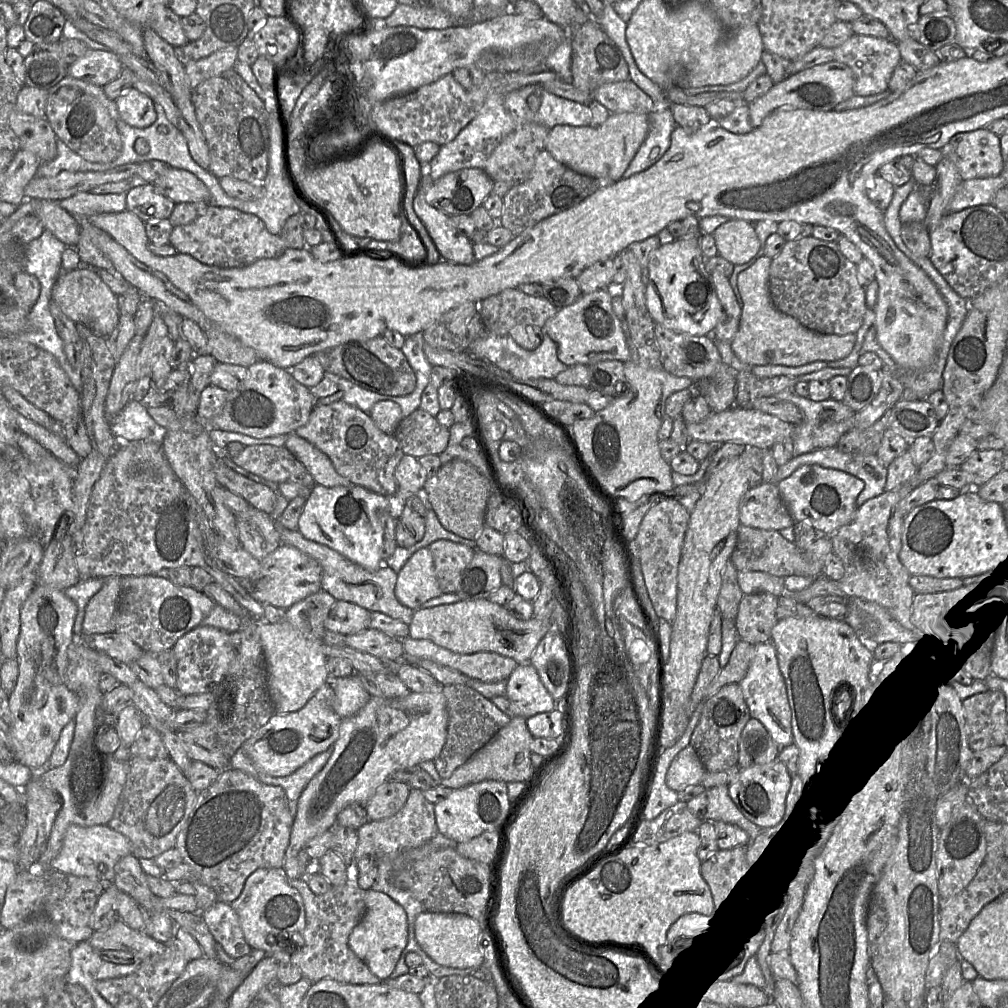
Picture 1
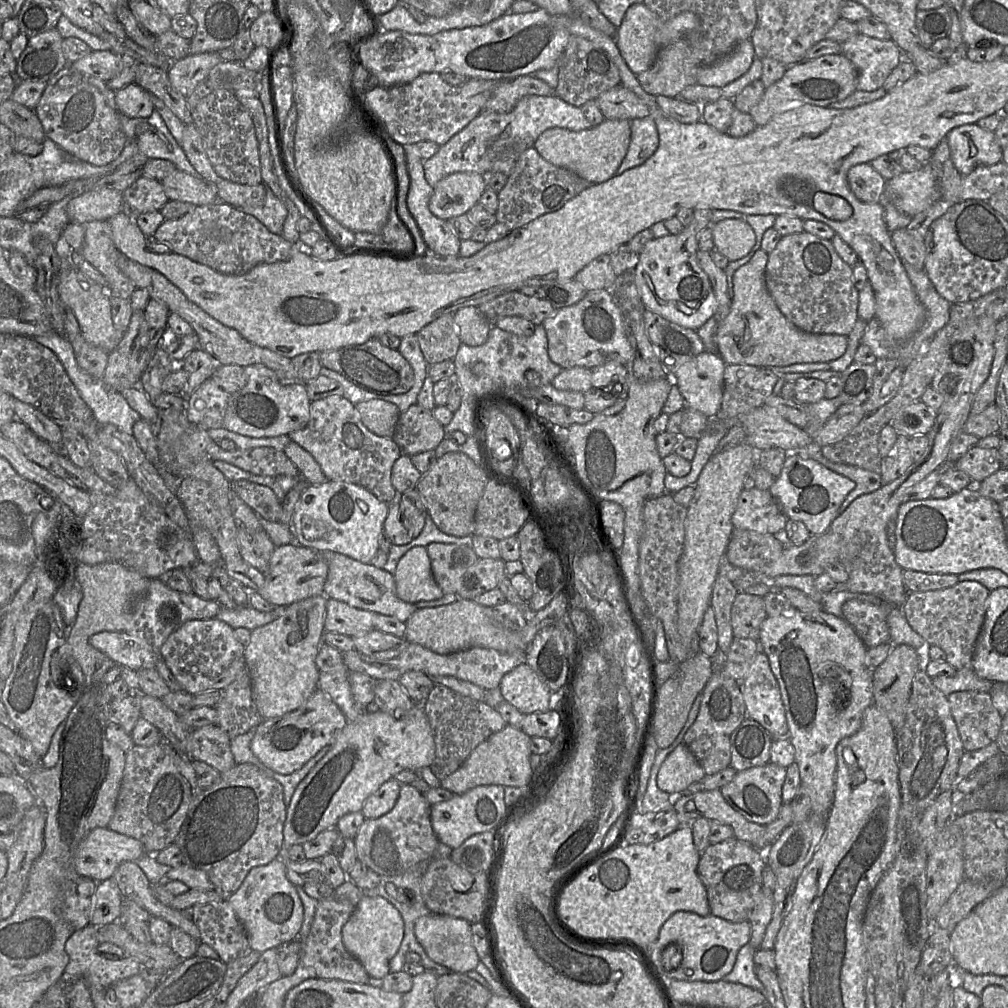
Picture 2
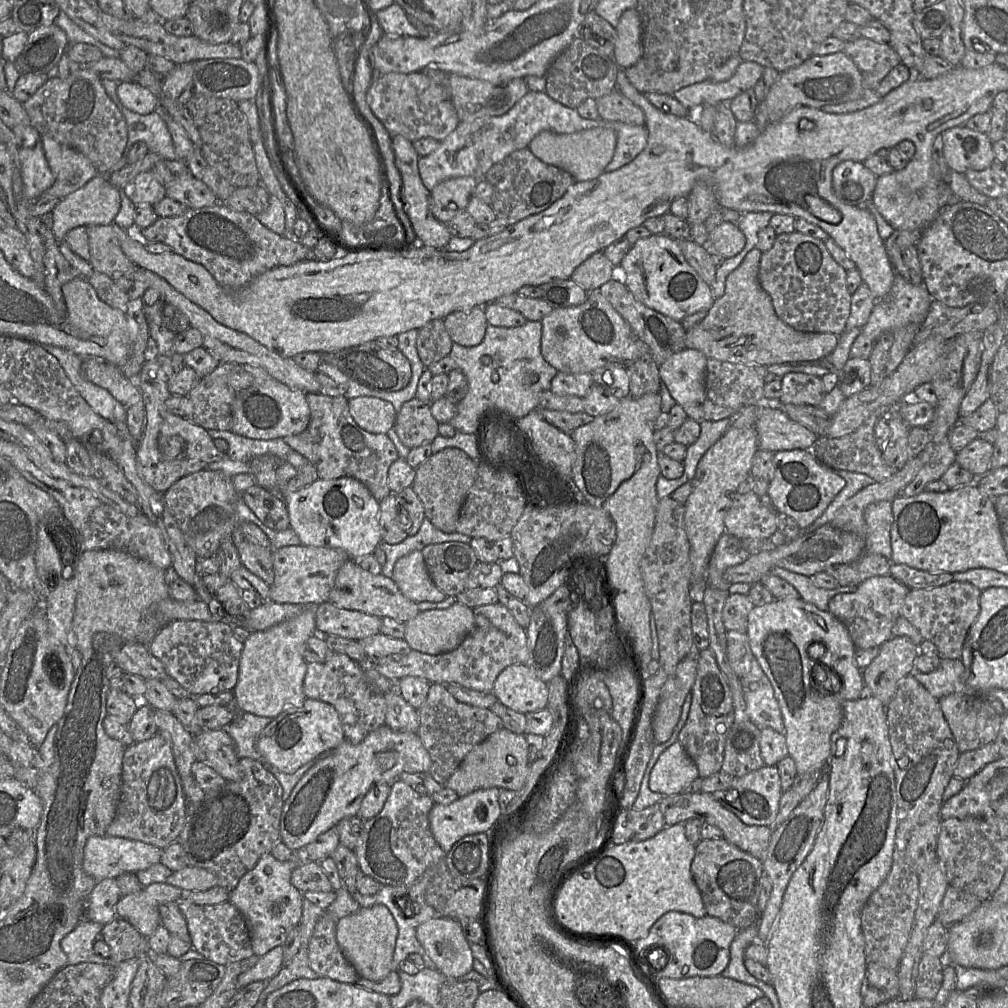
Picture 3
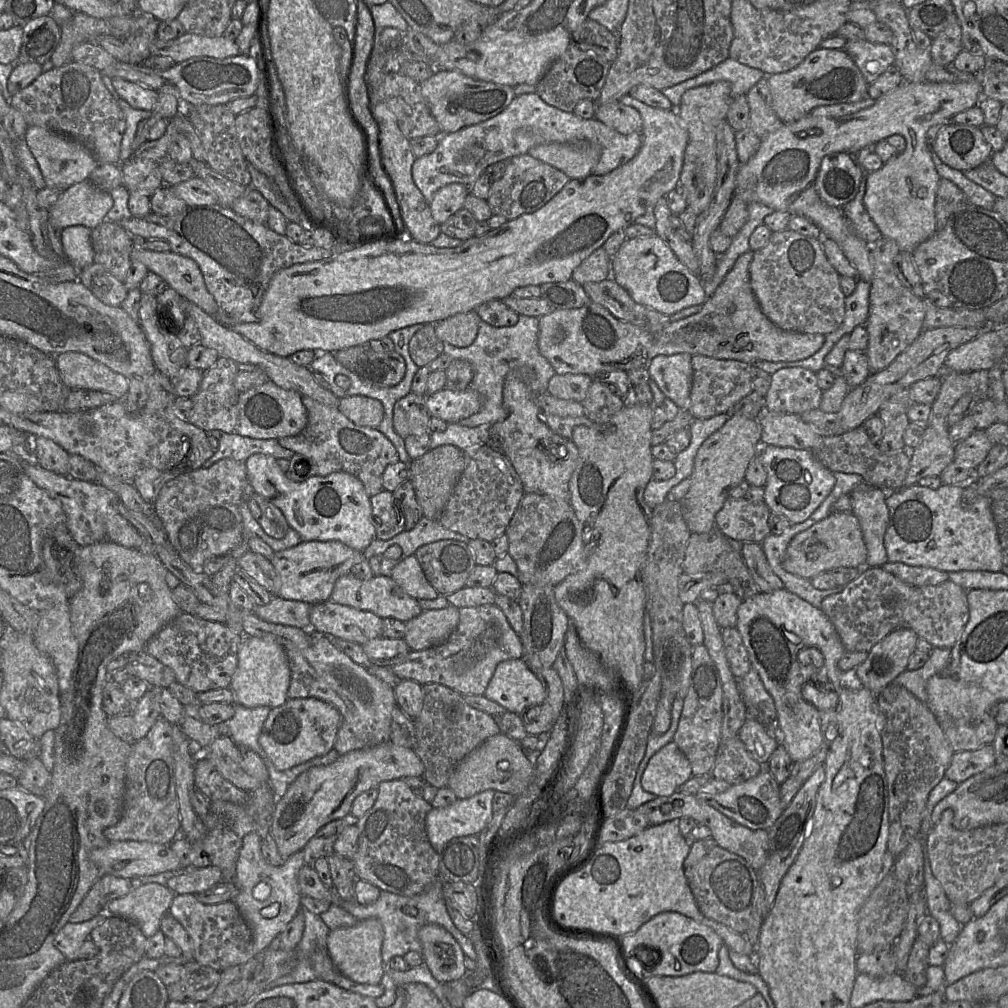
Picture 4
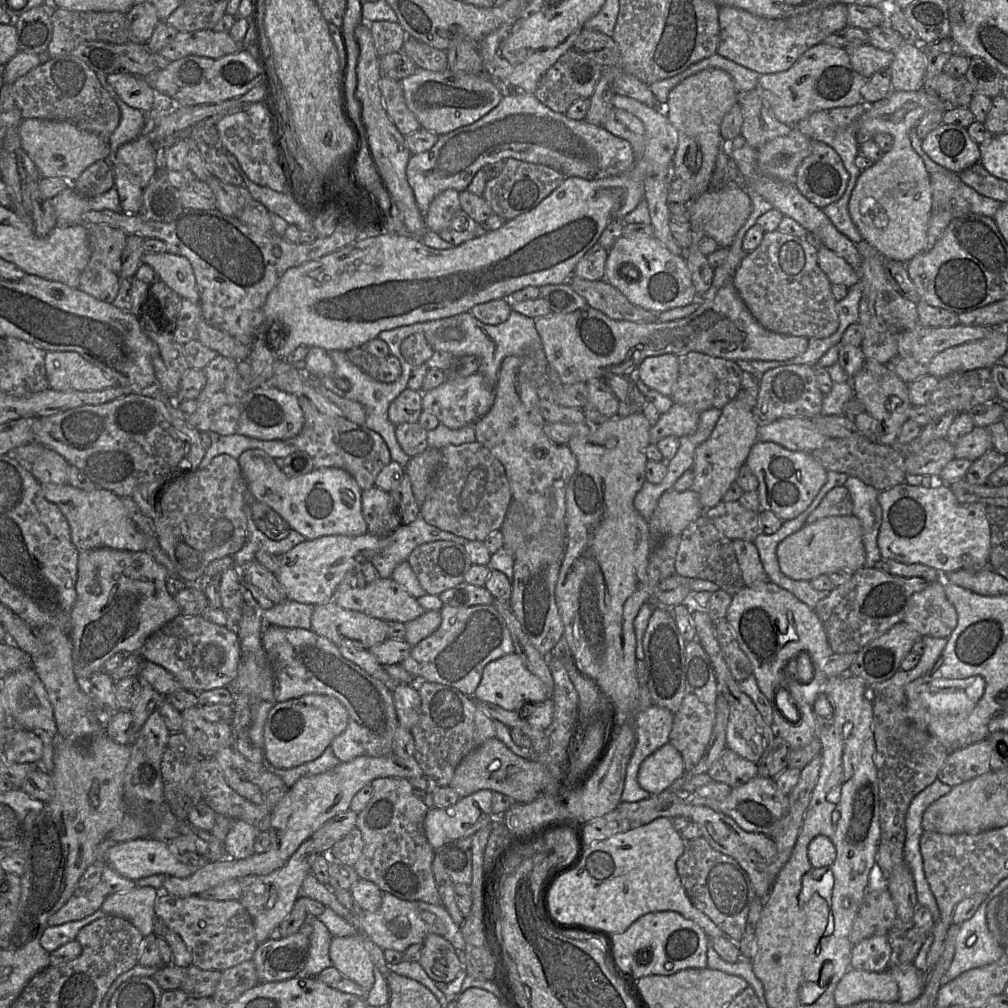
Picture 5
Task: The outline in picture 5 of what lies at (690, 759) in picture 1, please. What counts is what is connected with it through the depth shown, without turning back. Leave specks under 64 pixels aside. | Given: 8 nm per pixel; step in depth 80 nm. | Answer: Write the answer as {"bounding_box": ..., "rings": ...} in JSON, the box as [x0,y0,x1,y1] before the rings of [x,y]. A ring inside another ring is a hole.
{"bounding_box":[637,743,685,795],"rings":[[[667,743],[642,762],[637,781],[650,795],[658,795],[668,790],[685,774],[680,752],[671,743]]]}

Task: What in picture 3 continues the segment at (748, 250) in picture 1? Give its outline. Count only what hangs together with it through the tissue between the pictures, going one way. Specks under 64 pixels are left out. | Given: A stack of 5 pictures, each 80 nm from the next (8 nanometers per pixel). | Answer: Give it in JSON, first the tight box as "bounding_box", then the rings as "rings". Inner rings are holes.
{"bounding_box":[707,221,745,259],"rings":[[[723,221],[709,234],[707,249],[727,259],[741,252],[745,243],[745,236],[737,224]]]}

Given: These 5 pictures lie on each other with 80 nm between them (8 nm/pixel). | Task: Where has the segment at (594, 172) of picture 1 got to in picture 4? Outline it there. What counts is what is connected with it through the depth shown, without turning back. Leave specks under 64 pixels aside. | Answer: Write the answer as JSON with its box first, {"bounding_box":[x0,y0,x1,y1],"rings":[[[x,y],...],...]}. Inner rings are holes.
{"bounding_box":[530,143,601,179],"rings":[[[549,143],[532,147],[530,156],[565,173],[570,179],[592,175],[592,169],[601,157],[601,146],[596,143]]]}

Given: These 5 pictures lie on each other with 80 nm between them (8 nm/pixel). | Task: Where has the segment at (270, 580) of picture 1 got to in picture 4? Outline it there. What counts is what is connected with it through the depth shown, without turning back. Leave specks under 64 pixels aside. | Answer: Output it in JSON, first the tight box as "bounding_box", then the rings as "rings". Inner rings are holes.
{"bounding_box":[272,541,365,605],"rings":[[[339,541],[302,542],[292,548],[275,552],[272,564],[279,580],[277,596],[312,605],[330,601],[334,584],[339,577],[350,573],[354,564],[365,559],[362,552]]]}

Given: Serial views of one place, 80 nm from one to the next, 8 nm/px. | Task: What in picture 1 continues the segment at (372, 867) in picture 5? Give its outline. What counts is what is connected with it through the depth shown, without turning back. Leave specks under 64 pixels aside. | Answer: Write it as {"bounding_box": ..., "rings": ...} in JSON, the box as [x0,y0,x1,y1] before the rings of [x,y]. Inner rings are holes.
{"bounding_box":[355,789,437,859],"rings":[[[411,789],[406,803],[395,815],[379,821],[367,821],[357,830],[358,845],[355,850],[355,859],[365,855],[395,858],[402,851],[422,846],[437,833],[435,821],[435,804],[429,802],[422,791]]]}

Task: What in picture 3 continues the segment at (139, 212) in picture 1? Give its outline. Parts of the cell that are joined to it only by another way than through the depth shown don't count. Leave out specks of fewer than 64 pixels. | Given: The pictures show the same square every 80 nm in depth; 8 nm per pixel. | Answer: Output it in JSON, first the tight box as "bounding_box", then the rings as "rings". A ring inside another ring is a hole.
{"bounding_box":[122,171,166,206],"rings":[[[151,171],[138,174],[122,190],[135,206],[140,204],[153,206],[166,196],[165,186],[154,177]]]}

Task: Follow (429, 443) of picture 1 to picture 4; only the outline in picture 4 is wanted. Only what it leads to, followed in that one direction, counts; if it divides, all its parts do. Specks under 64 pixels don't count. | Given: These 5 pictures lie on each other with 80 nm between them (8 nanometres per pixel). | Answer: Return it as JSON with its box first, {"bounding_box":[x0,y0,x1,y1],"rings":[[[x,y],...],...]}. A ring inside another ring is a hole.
{"bounding_box":[393,391,431,439],"rings":[[[412,391],[399,399],[393,407],[393,427],[403,439],[429,430],[431,415],[426,407],[426,396]]]}

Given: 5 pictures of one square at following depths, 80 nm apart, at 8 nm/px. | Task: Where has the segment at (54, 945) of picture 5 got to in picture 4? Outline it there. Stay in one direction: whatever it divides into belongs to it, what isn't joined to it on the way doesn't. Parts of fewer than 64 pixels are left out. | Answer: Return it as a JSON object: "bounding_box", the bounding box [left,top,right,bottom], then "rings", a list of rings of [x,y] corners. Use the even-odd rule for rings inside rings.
{"bounding_box":[55,912,109,961],"rings":[[[102,912],[88,921],[67,923],[55,936],[55,947],[64,954],[67,961],[75,961],[81,945],[90,938],[92,930],[107,916],[109,914]]]}

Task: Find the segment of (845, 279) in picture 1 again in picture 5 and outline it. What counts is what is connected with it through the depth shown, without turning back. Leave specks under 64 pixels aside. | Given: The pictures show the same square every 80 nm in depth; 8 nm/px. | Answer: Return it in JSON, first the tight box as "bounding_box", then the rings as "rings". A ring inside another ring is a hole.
{"bounding_box":[732,229,839,339],"rings":[[[776,229],[765,232],[760,245],[745,254],[733,274],[732,282],[741,299],[761,326],[780,334],[818,339],[829,337],[837,331],[839,327],[837,300],[831,292],[832,283],[818,265],[819,246],[823,245]]]}

